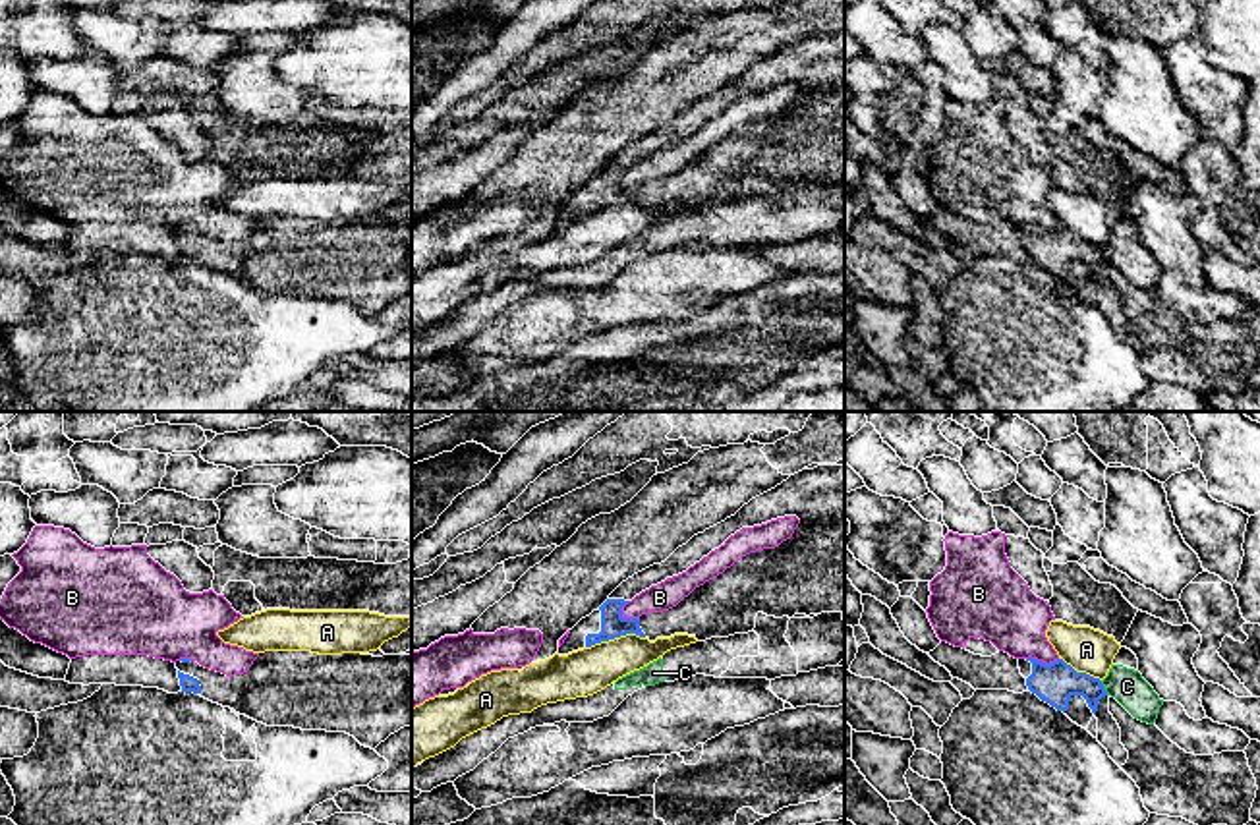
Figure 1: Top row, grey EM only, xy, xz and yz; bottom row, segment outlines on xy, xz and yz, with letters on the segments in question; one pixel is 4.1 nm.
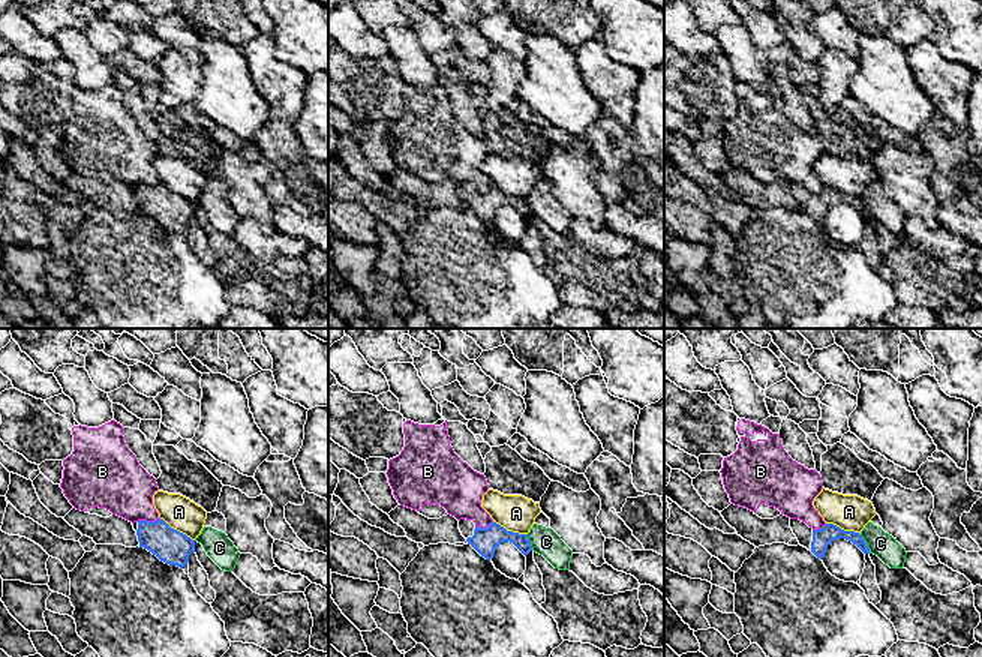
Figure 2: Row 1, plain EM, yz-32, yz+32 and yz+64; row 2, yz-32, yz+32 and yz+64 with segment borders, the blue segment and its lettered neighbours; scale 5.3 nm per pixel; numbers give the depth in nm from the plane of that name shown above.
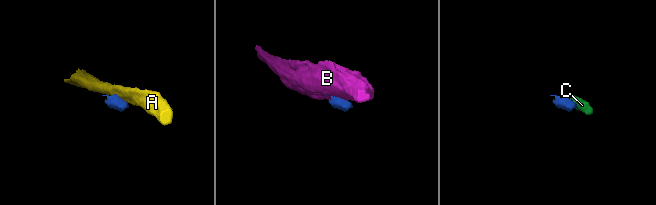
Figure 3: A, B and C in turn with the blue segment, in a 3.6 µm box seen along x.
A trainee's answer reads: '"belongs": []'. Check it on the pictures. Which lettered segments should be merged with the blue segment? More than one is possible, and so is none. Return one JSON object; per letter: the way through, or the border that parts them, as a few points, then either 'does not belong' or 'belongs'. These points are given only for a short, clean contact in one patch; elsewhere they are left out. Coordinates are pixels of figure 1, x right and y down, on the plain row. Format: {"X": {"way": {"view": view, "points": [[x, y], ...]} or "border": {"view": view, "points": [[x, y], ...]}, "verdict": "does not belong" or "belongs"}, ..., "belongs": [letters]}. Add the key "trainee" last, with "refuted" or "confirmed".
{"A": {"border": {"view": "xz", "points": [[644, 203], [621, 201], [586, 215]]}, "verdict": "does not belong"}, "B": {"border": {"view": "xz", "points": [[627, 169], [623, 182], [638, 186]]}, "verdict": "does not belong"}, "C": {"border": {"view": "yz", "points": [[1100, 248], [1108, 261]]}, "verdict": "does not belong"}, "belongs": [], "trainee": "confirmed"}

